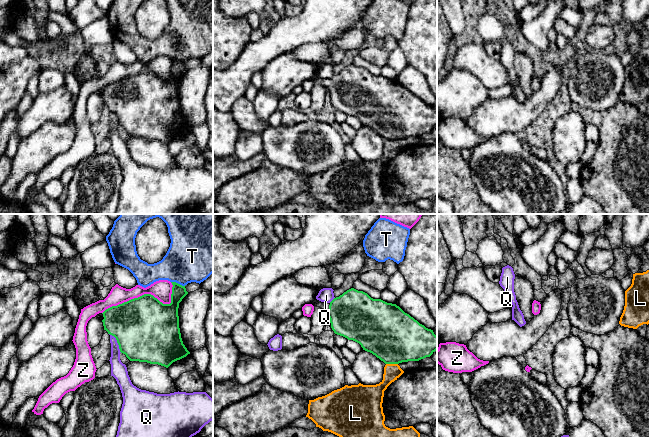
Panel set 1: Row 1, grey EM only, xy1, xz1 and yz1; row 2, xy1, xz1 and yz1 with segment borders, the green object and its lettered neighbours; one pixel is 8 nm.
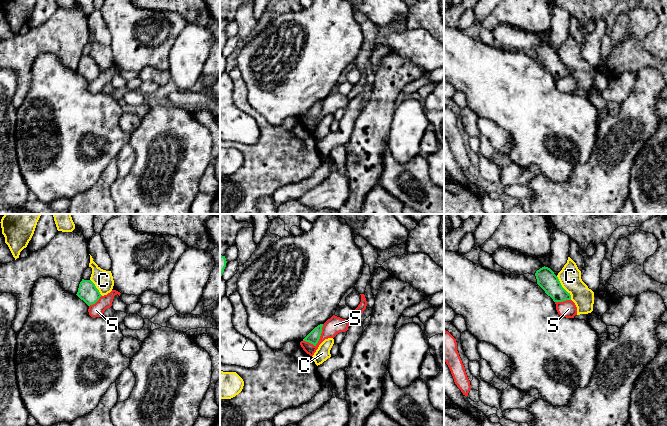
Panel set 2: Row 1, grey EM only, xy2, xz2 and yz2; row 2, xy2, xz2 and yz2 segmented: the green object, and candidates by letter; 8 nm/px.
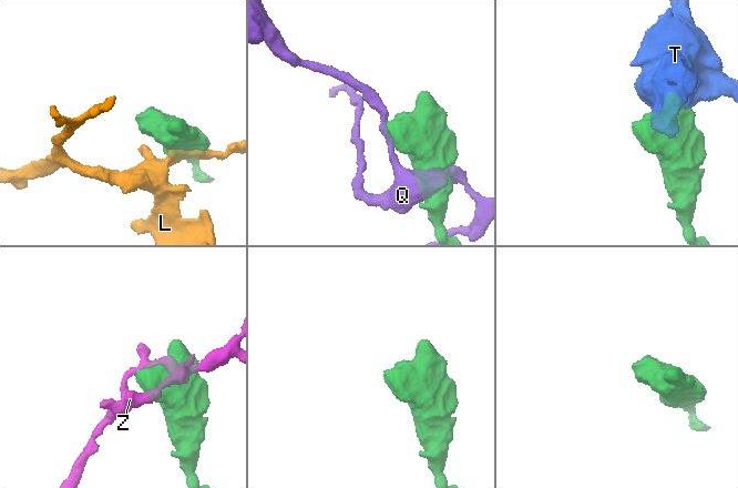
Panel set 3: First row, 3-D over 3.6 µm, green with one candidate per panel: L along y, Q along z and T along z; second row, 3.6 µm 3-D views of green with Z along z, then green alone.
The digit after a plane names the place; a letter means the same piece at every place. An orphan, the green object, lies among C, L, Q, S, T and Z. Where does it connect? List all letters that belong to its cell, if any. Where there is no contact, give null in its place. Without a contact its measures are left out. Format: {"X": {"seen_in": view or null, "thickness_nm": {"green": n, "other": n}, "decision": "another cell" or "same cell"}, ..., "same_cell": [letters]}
{"C": {"seen_in": "yz2", "thickness_nm": {"green": 160, "other": 180}, "decision": "another cell"}, "L": {"seen_in": "xz1", "thickness_nm": {"green": 420, "other": 130}, "decision": "another cell"}, "Q": {"seen_in": "xy1", "thickness_nm": {"green": 500, "other": 130}, "decision": "another cell"}, "S": {"seen_in": "xz2", "thickness_nm": {"green": 100, "other": 140}, "decision": "another cell"}, "T": {"seen_in": "xy1", "thickness_nm": {"green": 140, "other": 400}, "decision": "another cell"}, "Z": {"seen_in": "xy1", "thickness_nm": {"green": 460, "other": 160}, "decision": "another cell"}, "same_cell": []}

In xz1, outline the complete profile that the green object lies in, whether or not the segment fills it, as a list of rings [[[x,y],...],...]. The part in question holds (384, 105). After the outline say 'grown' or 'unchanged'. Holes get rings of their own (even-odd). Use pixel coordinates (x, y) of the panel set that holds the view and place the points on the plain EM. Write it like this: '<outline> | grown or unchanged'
[[[351,64],[330,79],[314,76],[310,80],[327,88],[335,110],[359,119],[363,126],[385,140],[419,137],[437,126],[437,112],[433,106],[420,100],[396,80],[373,75],[363,67]]] | grown

